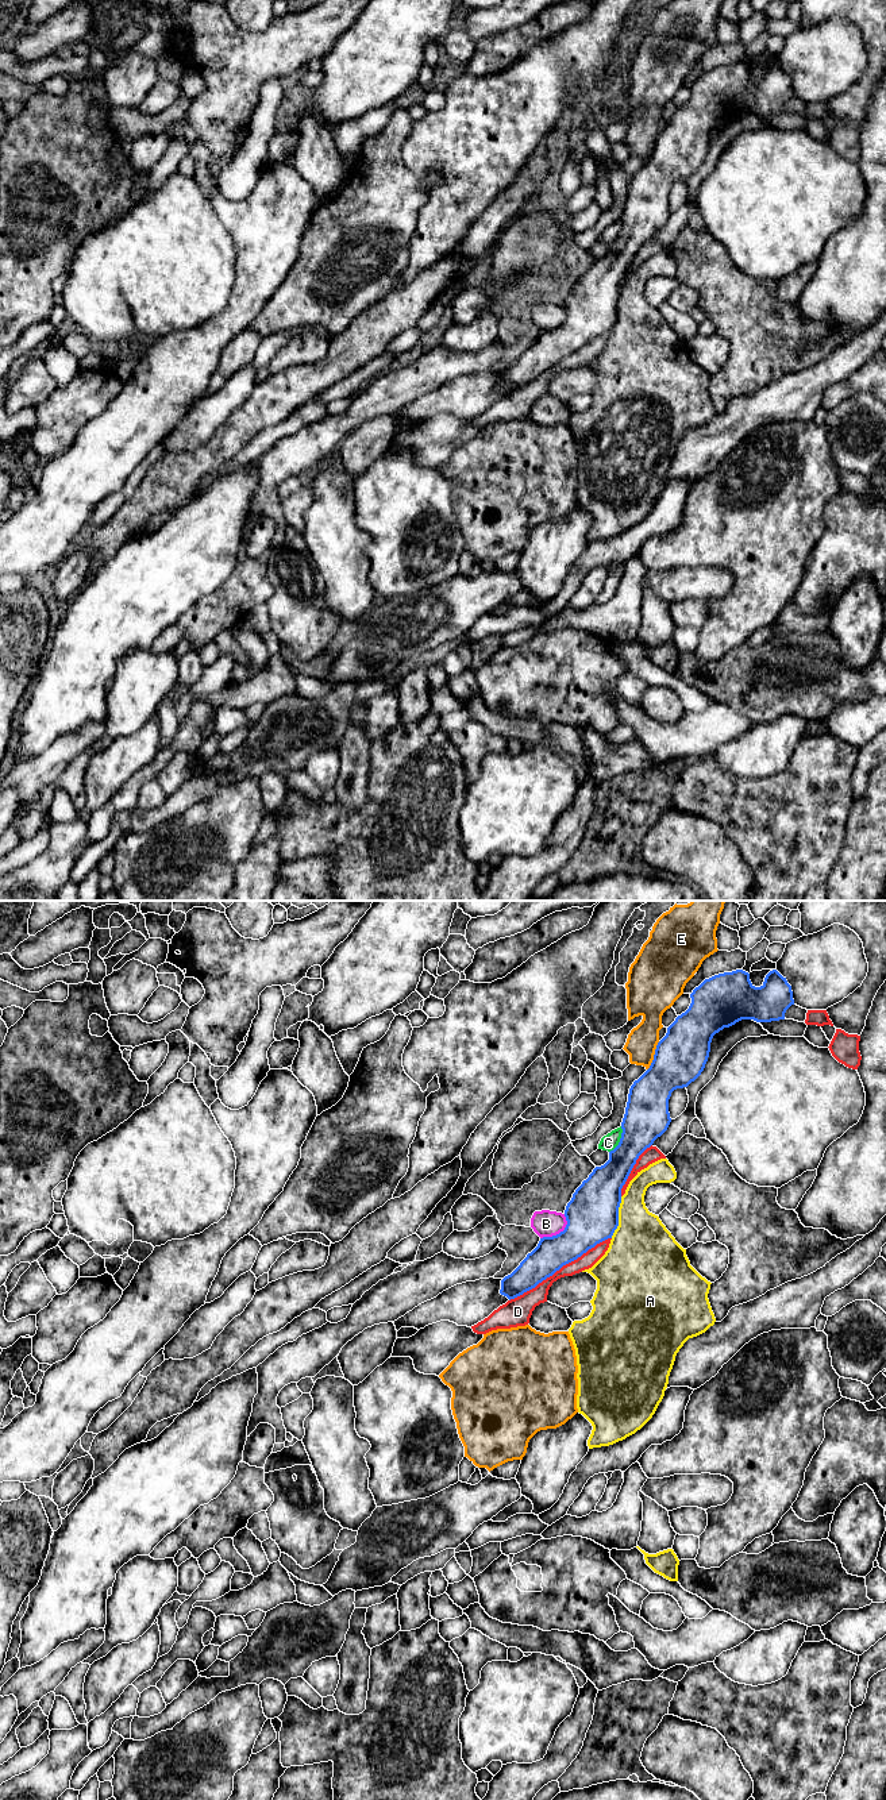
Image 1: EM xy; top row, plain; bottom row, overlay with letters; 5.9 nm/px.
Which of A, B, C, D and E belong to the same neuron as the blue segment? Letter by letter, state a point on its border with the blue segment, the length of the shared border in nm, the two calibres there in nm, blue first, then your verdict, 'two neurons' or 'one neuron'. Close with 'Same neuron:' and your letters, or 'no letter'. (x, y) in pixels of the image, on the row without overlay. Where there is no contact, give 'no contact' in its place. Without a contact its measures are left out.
A: xy (617, 309) | 260 nm | 320/400 nm | two neurons
B: xy (561, 324) | 220 nm | 320/160 nm | two neurons
C: xy (620, 232) | 180 nm | 260/100 nm | two neurons
D: xy (559, 361) | 700 nm | 200/110 nm | two neurons
E: xy (654, 149) | 190 nm | 300/180 nm | two neurons
Same neuron: no letter

